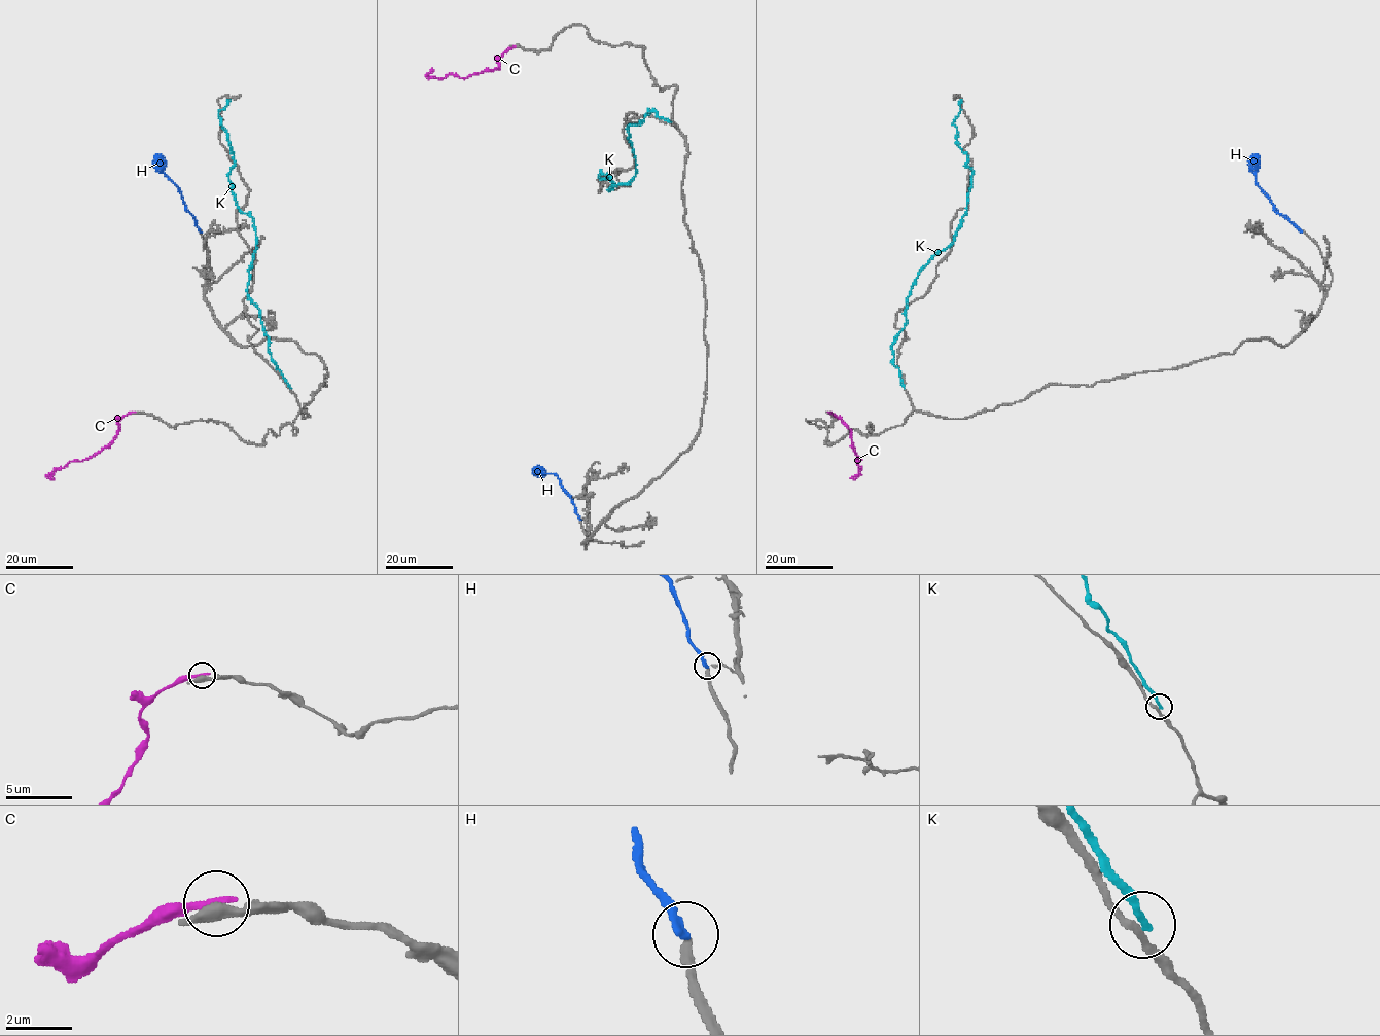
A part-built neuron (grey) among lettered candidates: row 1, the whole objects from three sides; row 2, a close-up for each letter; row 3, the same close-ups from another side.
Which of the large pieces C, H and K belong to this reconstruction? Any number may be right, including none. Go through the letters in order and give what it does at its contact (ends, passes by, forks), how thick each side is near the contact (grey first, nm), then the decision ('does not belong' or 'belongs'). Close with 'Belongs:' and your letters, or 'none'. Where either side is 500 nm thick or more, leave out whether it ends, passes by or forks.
C: calibres 550 and 280 nm; does not belong
H: it ends; calibres 300 and 320 nm; does not belong
K: it ends; calibres 220 and 240 nm; does not belong
Belongs: none

